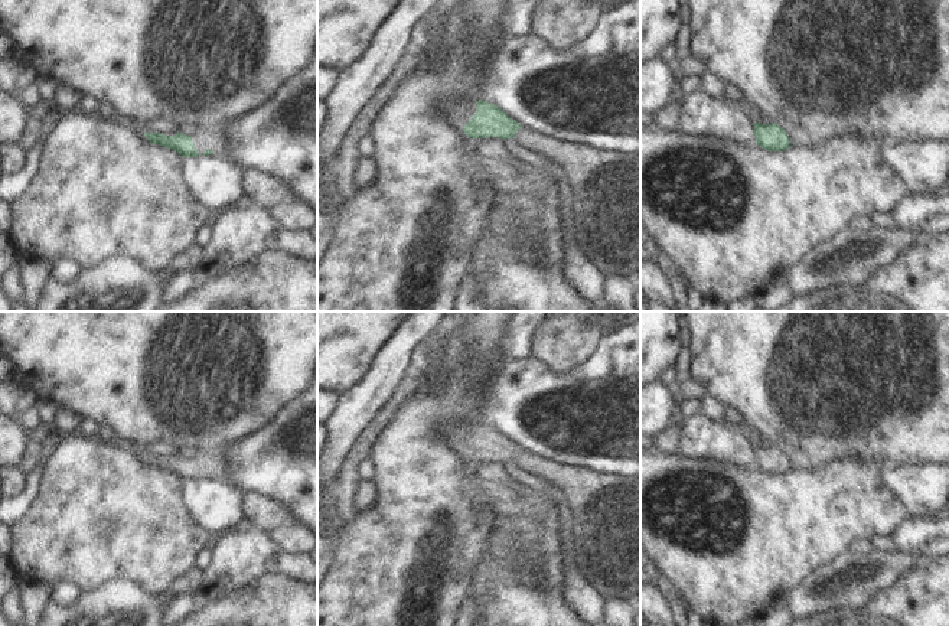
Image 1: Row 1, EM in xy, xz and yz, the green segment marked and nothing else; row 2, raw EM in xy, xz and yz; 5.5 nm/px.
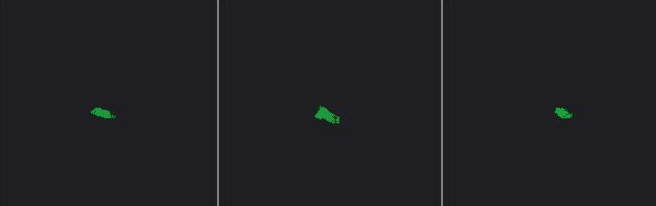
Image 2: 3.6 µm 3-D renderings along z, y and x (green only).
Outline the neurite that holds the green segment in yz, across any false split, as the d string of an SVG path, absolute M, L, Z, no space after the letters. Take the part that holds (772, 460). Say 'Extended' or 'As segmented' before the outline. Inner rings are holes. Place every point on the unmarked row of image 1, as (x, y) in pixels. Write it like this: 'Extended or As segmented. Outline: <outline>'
As segmented. Outline: M754 446L754 459L756 466L769 475L785 475L792 469L787 456L776 446L769 449Z

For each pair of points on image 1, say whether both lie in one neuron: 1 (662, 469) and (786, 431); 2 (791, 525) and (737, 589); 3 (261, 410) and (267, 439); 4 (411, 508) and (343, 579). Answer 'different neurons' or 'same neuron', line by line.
1: different neurons
2: same neuron
3: different neurons
4: same neuron

